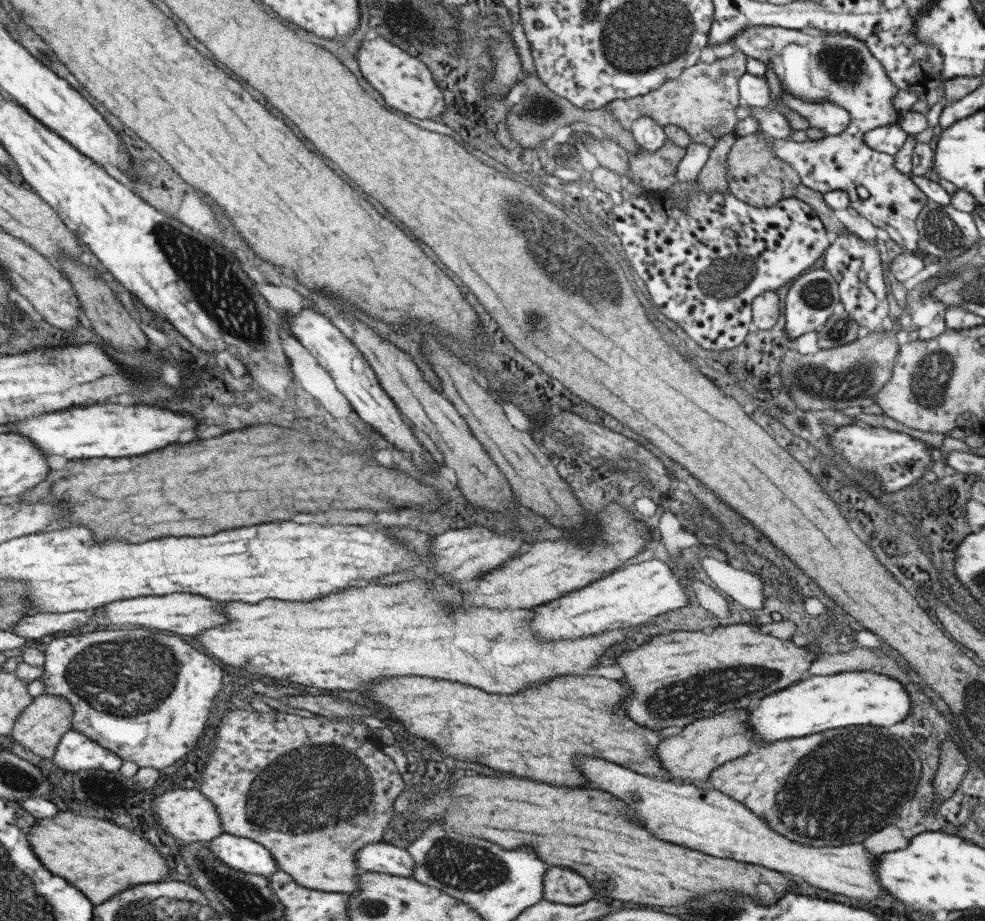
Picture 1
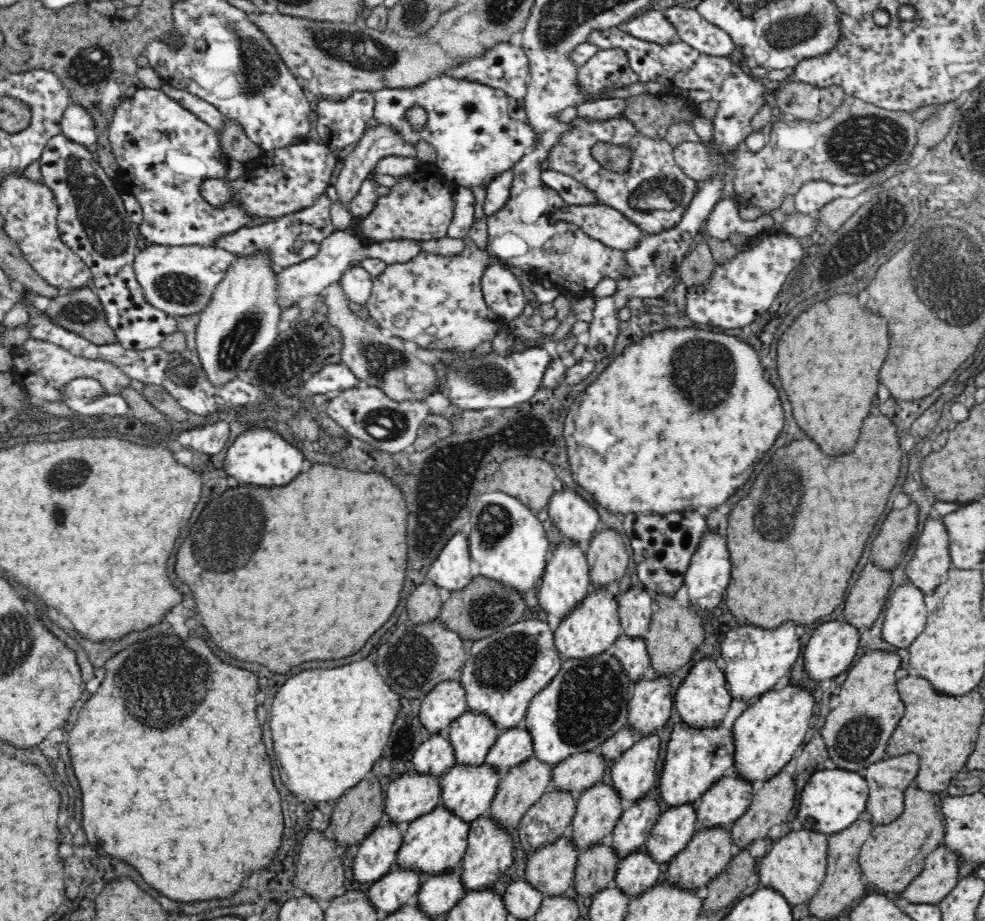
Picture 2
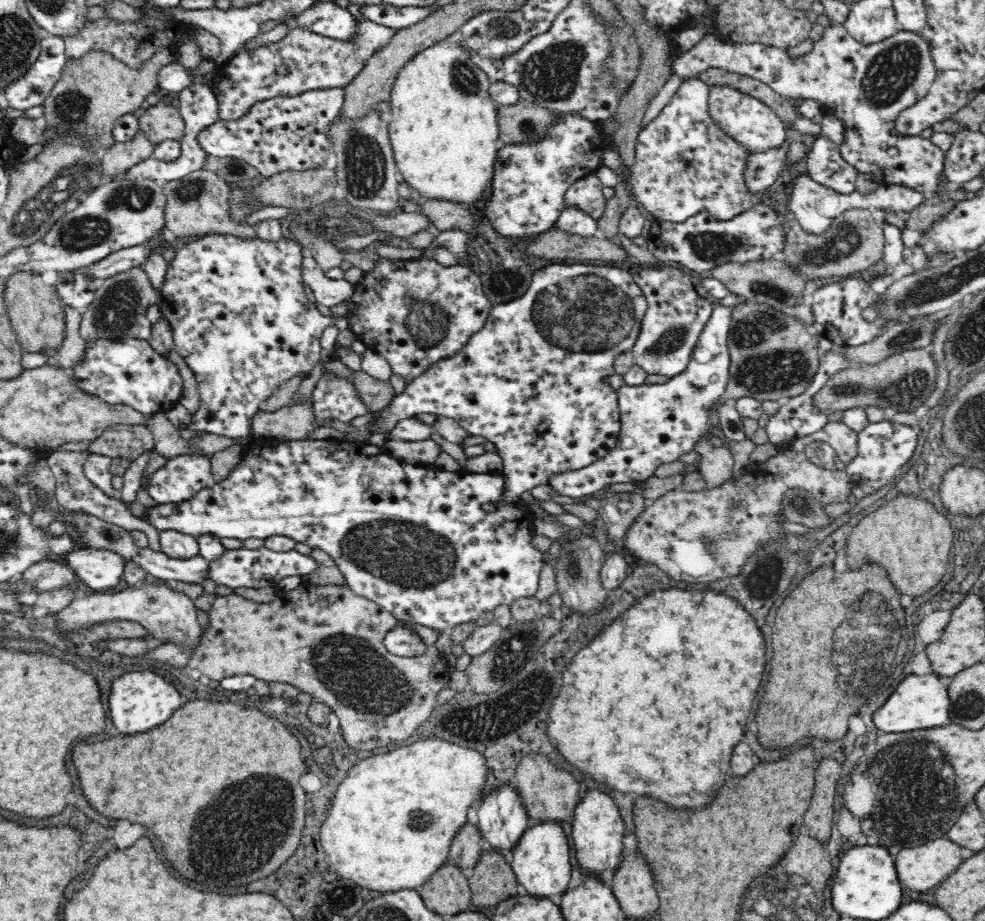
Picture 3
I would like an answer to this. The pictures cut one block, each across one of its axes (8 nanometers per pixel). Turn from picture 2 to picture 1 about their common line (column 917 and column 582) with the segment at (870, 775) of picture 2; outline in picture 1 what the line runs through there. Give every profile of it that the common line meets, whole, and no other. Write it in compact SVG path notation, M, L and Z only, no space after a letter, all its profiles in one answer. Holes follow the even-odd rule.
M575 755L574 762L591 788L604 791L622 803L651 836L663 842L685 846L717 858L763 866L789 875L798 882L809 882L811 886L827 892L867 900L883 898L871 874L873 856L861 848L861 843L823 848L799 844L773 832L763 819L743 804L705 785L640 775L611 761L591 756Z

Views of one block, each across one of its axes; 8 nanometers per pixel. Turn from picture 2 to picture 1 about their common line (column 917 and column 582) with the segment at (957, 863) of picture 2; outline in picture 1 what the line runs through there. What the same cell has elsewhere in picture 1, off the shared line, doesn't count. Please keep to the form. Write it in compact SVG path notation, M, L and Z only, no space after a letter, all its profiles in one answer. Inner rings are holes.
M551 866L543 874L541 886L541 899L555 904L583 904L593 896L593 888L585 882L585 878L579 878L575 872L567 868Z

